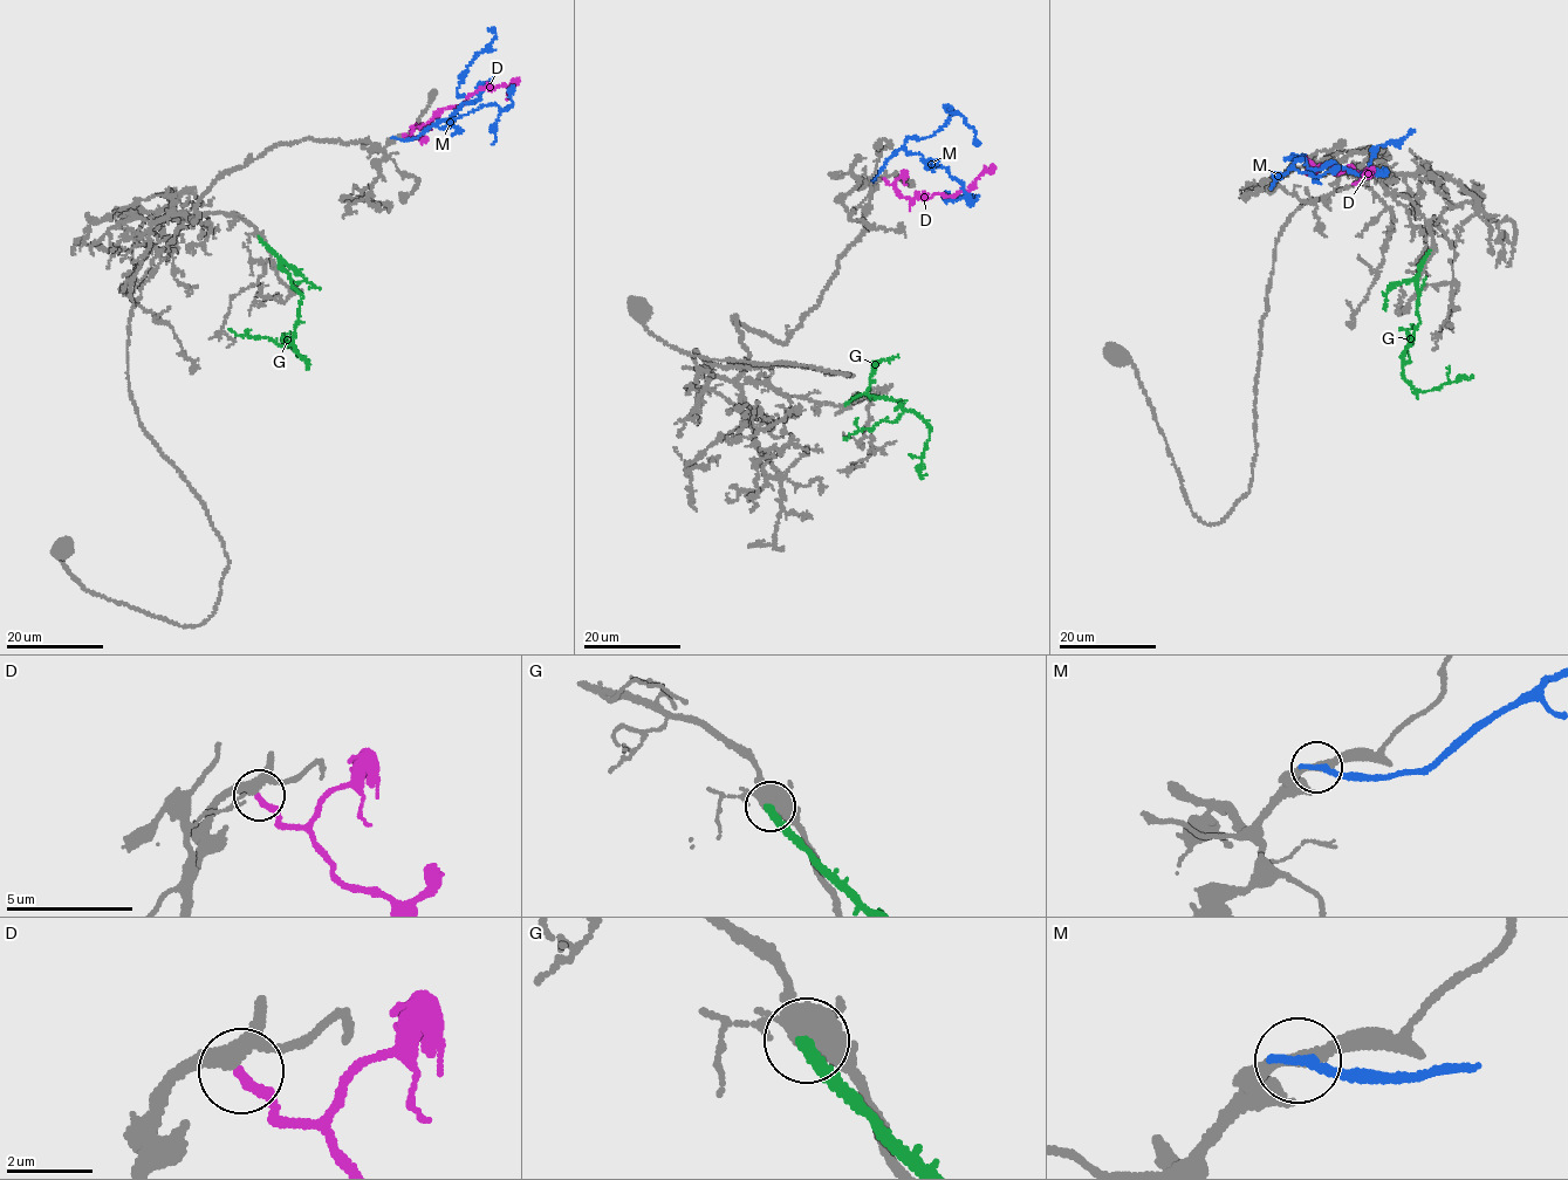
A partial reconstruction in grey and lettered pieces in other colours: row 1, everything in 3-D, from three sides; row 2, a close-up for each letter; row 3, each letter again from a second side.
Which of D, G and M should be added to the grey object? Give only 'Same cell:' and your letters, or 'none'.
Same cell: D

